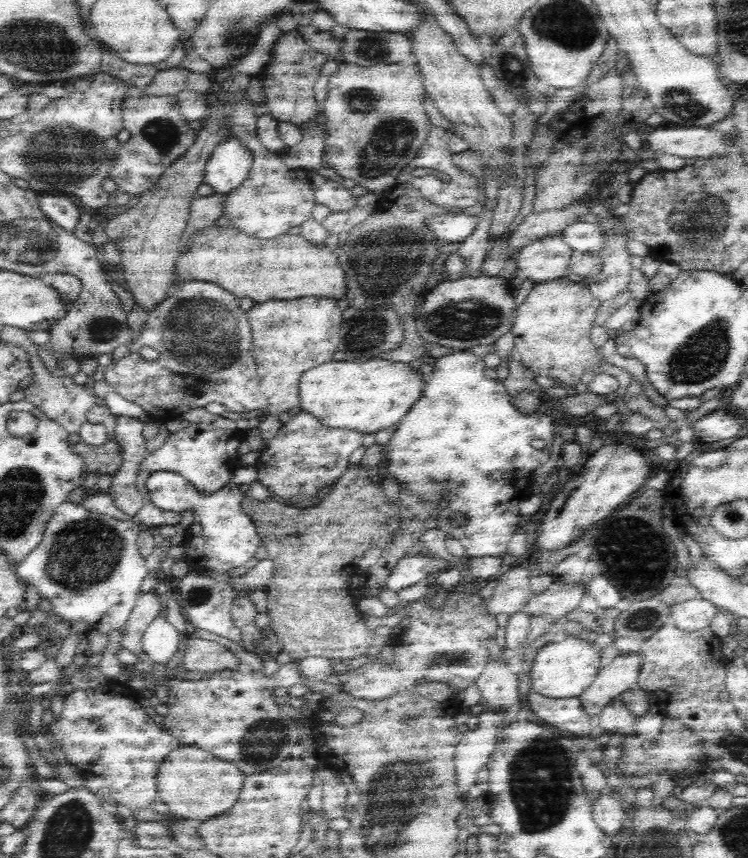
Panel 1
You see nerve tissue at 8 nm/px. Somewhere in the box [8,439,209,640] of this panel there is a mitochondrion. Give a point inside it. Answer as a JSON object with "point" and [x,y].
{"point":[84,554]}

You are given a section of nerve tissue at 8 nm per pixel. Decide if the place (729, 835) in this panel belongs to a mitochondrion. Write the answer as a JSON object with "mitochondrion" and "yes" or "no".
{"mitochondrion":"yes"}

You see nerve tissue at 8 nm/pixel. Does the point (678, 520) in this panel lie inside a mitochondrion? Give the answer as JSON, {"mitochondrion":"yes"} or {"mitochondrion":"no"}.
{"mitochondrion":"no"}

